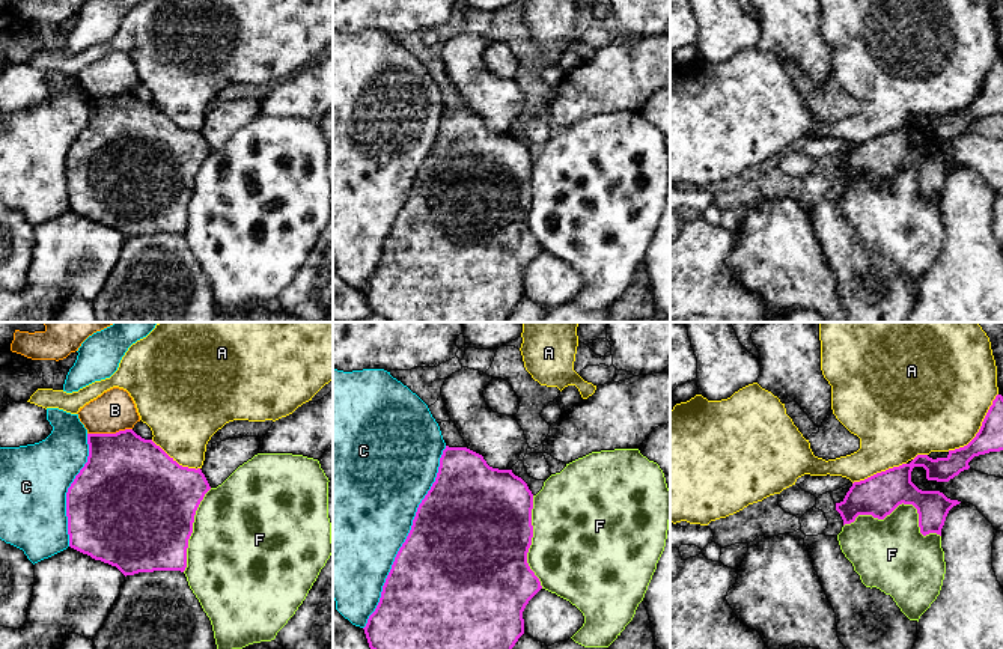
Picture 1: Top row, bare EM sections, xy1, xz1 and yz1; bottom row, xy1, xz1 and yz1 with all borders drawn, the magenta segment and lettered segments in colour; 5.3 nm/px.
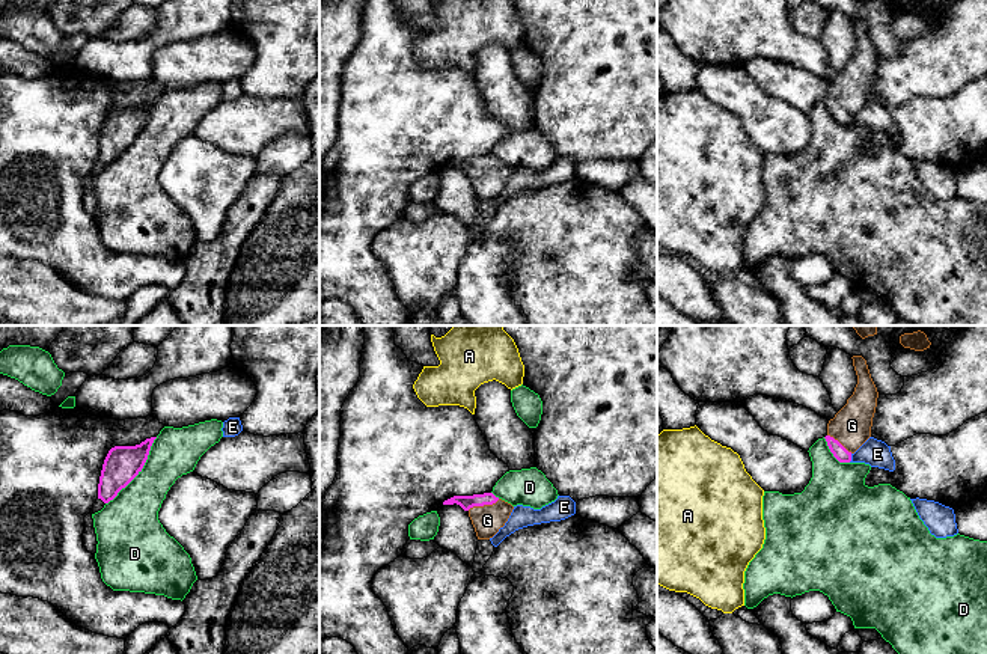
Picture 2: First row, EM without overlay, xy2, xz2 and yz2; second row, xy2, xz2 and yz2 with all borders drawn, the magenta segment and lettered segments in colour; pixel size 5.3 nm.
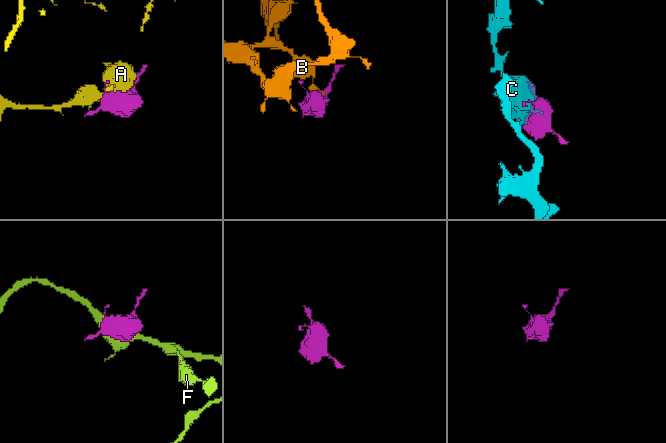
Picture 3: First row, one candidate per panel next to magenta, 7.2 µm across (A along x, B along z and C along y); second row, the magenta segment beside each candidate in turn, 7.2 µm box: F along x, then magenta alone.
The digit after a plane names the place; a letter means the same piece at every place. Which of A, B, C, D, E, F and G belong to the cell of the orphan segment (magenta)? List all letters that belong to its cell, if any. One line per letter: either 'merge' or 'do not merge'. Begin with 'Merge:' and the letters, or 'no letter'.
Merge: G
A: do not merge
B: do not merge
C: do not merge
D: do not merge
E: do not merge
F: do not merge
G: merge

